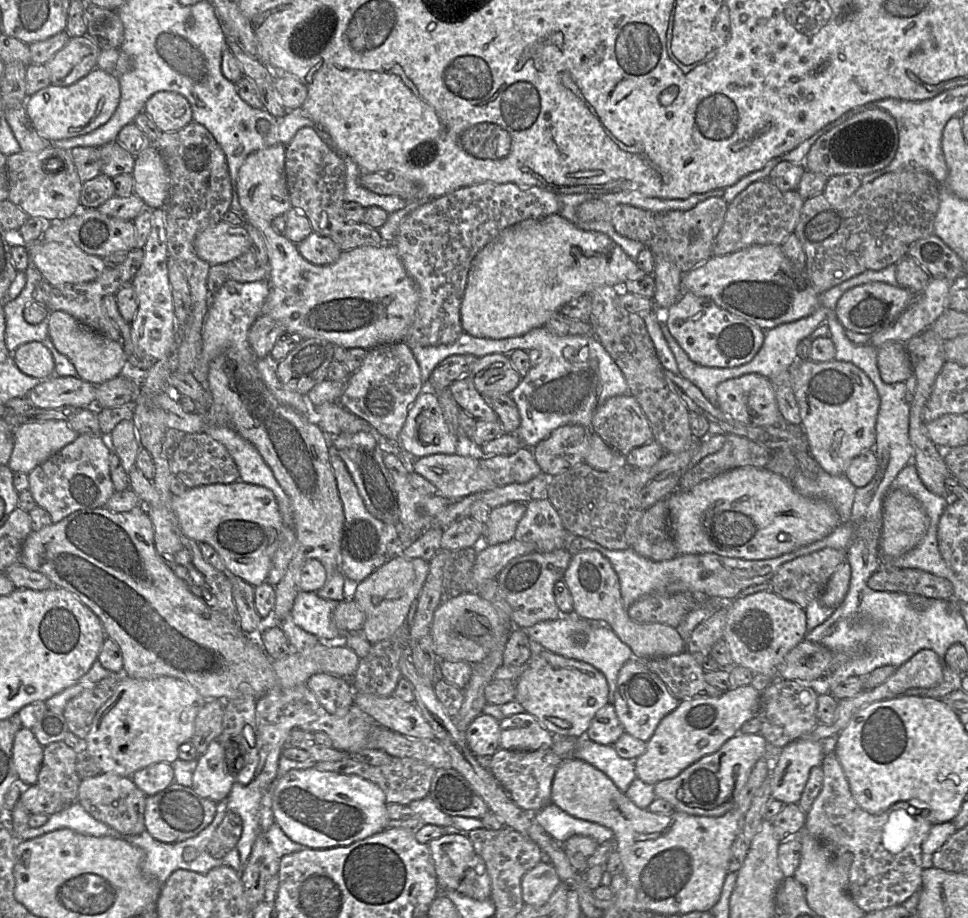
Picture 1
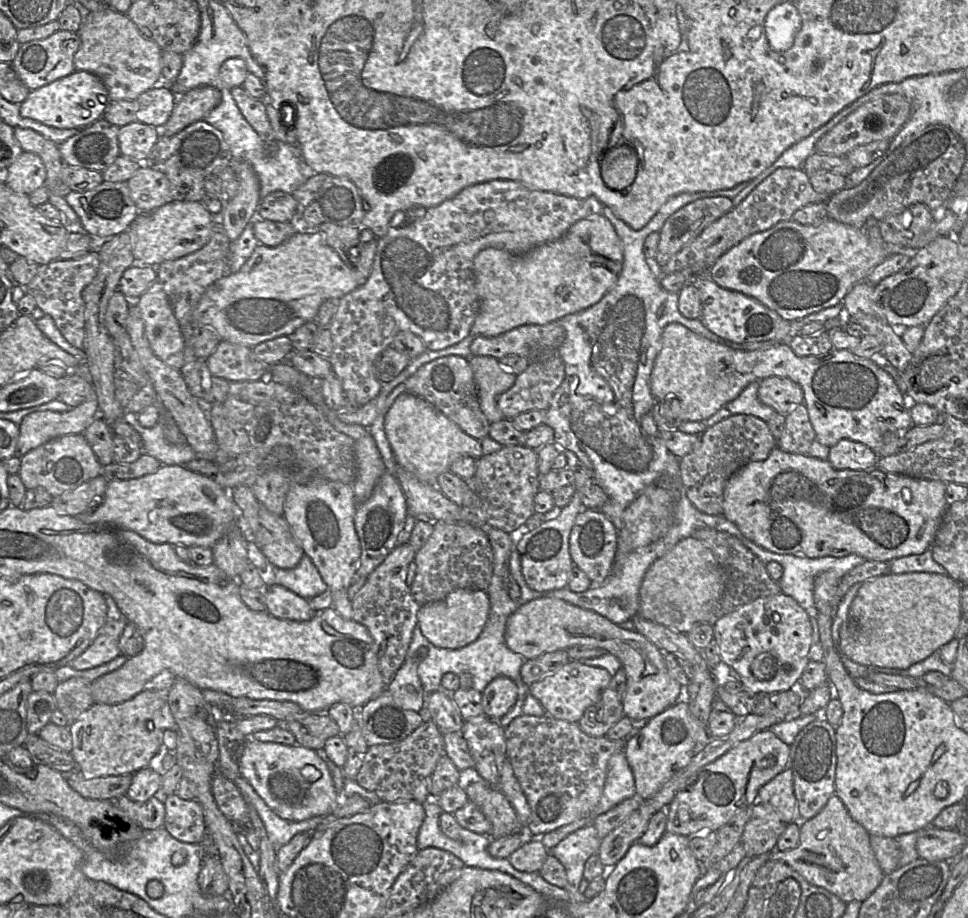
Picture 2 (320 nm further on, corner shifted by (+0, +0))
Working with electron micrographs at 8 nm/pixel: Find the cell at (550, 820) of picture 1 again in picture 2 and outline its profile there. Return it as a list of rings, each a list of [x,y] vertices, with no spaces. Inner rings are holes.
[[[590,823],[571,832],[549,849],[549,854],[558,859],[565,868],[568,901],[586,901],[581,899],[578,886],[584,879],[584,863],[589,856],[597,853],[600,840],[594,824]]]

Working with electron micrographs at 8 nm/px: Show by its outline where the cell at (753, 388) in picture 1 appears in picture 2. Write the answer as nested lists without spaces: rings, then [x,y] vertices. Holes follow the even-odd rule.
[[[769,376],[759,382],[759,400],[779,414],[786,415],[796,405],[803,403],[801,386],[786,377]]]

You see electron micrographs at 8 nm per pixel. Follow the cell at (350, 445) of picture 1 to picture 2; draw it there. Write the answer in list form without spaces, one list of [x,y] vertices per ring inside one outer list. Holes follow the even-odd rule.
[[[386,471],[378,480],[371,496],[357,504],[355,510],[354,525],[361,546],[356,578],[366,579],[398,545],[398,535],[405,526],[407,515],[407,503],[401,486],[395,474]]]

